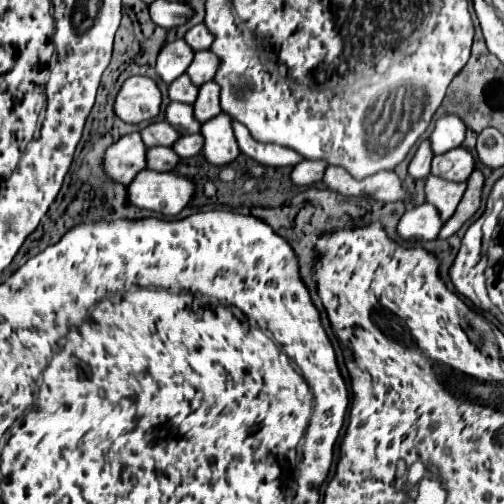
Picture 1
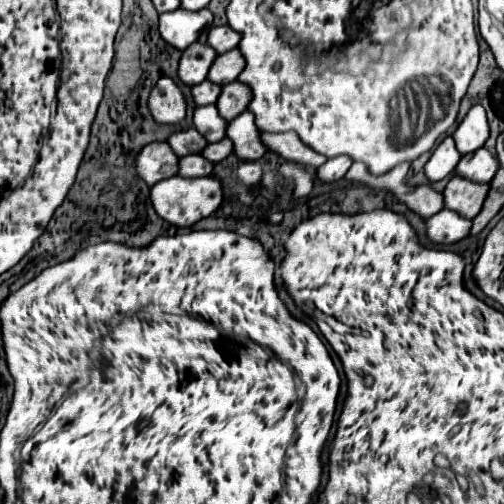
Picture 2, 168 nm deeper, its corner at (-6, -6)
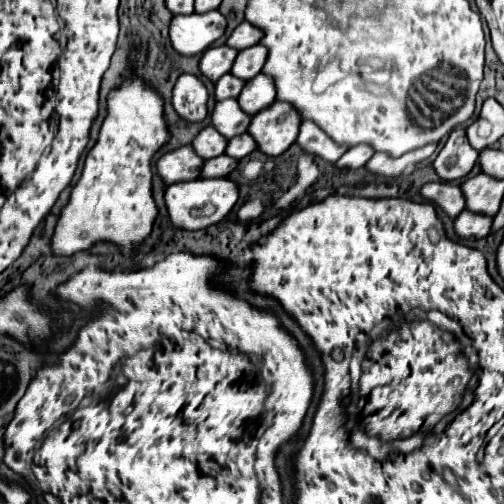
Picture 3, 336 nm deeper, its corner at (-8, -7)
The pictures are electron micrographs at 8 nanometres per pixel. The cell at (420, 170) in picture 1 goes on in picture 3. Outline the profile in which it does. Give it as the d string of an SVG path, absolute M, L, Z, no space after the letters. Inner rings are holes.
M456 128L446 146L440 150L438 158L434 160L434 168L442 180L458 180L464 178L476 164L478 150L468 144L466 130Z

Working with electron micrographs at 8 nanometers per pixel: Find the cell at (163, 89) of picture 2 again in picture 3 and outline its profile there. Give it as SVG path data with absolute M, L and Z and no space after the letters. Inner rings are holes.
M182 74L174 86L172 104L188 122L202 122L208 114L208 88L194 74Z

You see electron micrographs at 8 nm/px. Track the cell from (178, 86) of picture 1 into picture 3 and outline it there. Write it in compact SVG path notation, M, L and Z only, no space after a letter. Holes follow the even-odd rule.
M224 74L220 78L220 82L216 82L216 100L226 100L226 98L236 98L238 92L244 88L244 80L236 78L236 76L230 76L230 74Z

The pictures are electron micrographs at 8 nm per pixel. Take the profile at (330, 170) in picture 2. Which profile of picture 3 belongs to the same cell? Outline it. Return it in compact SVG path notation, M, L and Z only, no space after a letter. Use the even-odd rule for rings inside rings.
M358 144L358 146L352 146L338 162L336 166L338 168L362 168L370 158L372 158L372 148L368 148L368 144Z

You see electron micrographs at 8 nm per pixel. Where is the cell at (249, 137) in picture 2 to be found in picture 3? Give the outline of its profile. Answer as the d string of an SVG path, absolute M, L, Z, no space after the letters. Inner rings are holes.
M274 102L252 116L248 132L258 142L260 152L266 156L280 156L296 142L300 122L300 116L296 116L296 110L290 104Z

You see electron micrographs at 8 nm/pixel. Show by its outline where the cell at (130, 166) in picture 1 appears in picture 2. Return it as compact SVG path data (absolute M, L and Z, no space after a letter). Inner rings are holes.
M148 143L134 159L136 175L152 187L154 183L176 175L178 155L170 149L168 143Z

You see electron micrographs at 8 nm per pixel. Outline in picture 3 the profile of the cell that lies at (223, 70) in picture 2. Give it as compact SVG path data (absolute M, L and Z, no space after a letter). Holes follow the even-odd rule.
M262 44L250 46L238 54L238 58L232 66L232 74L242 80L250 80L262 72L266 58L268 58L268 48L264 48Z

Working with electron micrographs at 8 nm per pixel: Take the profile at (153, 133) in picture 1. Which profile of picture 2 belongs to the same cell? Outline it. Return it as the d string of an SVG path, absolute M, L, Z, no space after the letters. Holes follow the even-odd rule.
M196 129L176 131L176 133L172 133L166 141L170 141L170 147L172 147L172 151L174 151L178 157L192 155L192 153L200 153L202 147L208 145L206 139L204 139Z

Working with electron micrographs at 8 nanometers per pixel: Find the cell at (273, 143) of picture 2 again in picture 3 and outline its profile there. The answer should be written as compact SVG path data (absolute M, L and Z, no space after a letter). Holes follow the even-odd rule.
M304 120L300 126L300 134L298 134L298 144L304 152L314 154L324 158L326 162L336 162L348 148L336 144L334 140L328 140L328 134L322 128L316 128L316 124L312 124L310 120Z

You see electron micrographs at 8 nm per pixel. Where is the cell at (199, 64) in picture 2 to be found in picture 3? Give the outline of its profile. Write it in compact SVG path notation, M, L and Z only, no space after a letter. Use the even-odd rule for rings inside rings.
M226 44L208 48L208 50L204 52L202 60L200 60L200 70L202 70L202 74L204 74L208 80L212 80L212 82L220 80L224 74L230 72L230 68L232 68L238 52L240 52L240 50L228 48Z

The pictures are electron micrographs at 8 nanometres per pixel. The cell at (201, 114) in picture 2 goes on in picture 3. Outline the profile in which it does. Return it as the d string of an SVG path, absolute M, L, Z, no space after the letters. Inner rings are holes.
M228 98L224 102L218 102L212 112L212 126L226 136L228 140L234 136L240 136L248 130L252 116L246 114L236 98Z

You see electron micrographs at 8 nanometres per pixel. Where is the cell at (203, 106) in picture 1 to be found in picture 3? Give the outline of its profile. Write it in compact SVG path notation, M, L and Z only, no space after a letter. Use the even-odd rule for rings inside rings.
M258 74L252 80L248 80L238 96L240 106L248 114L256 114L268 108L274 100L276 100L276 84L272 84L272 76L264 74Z

